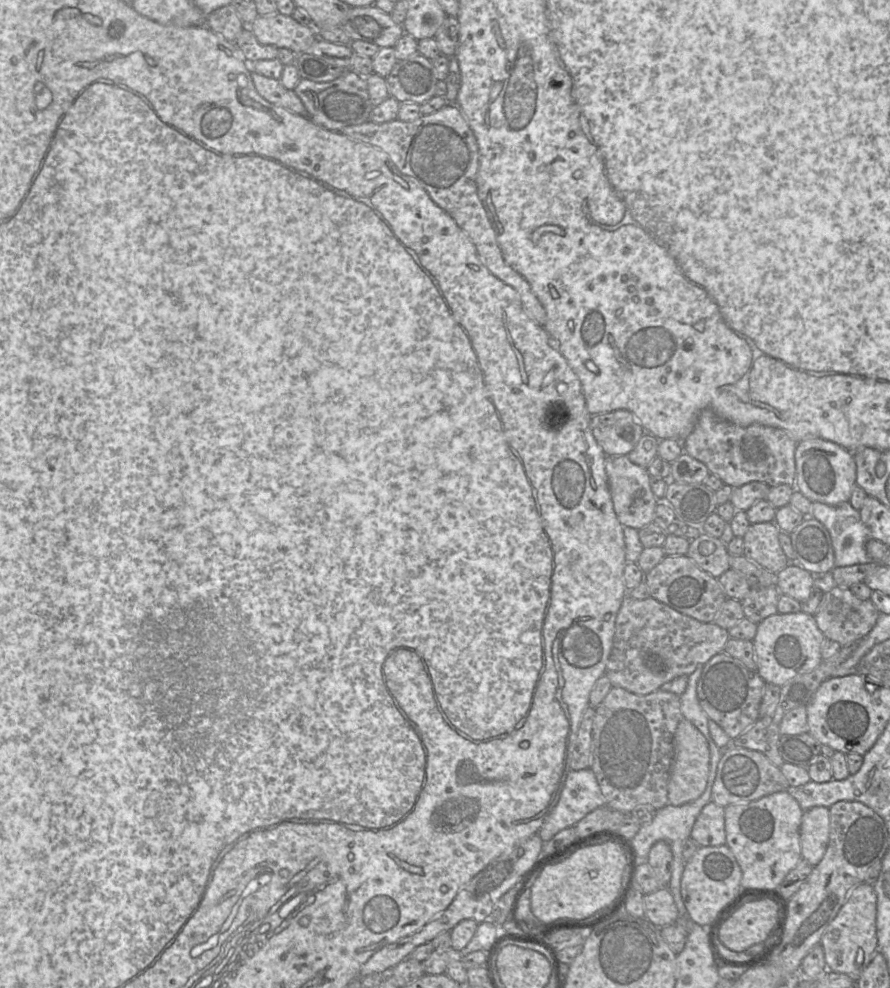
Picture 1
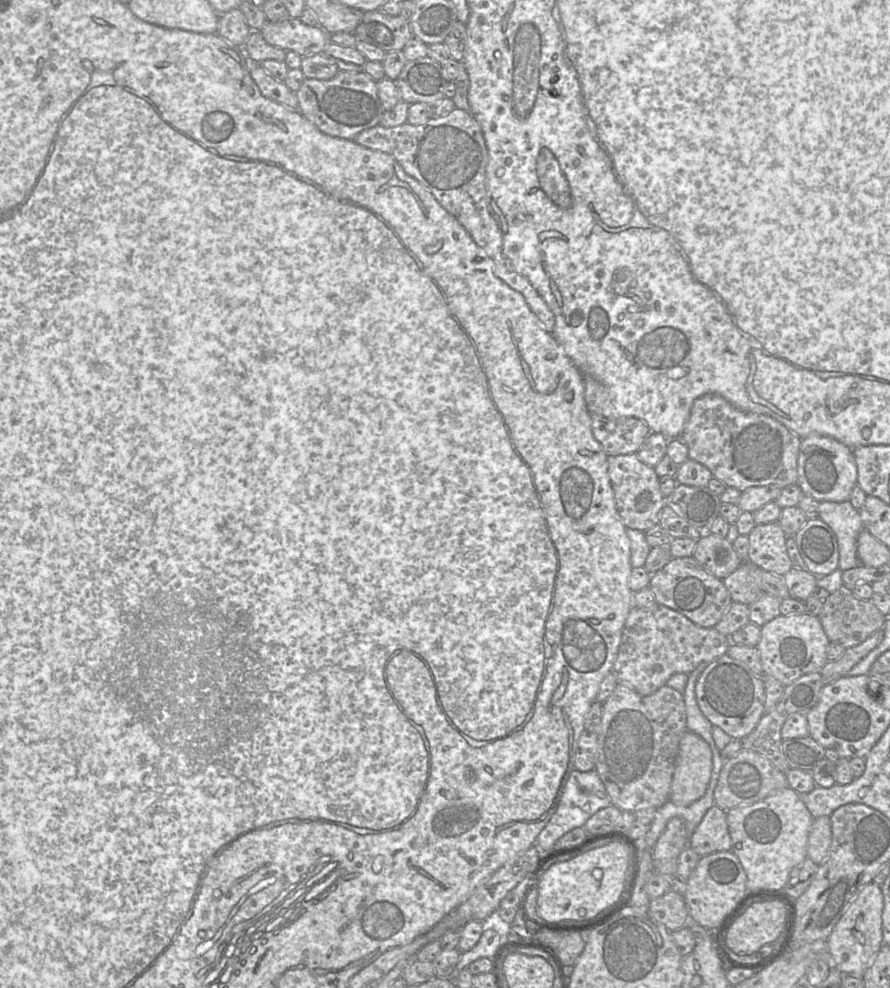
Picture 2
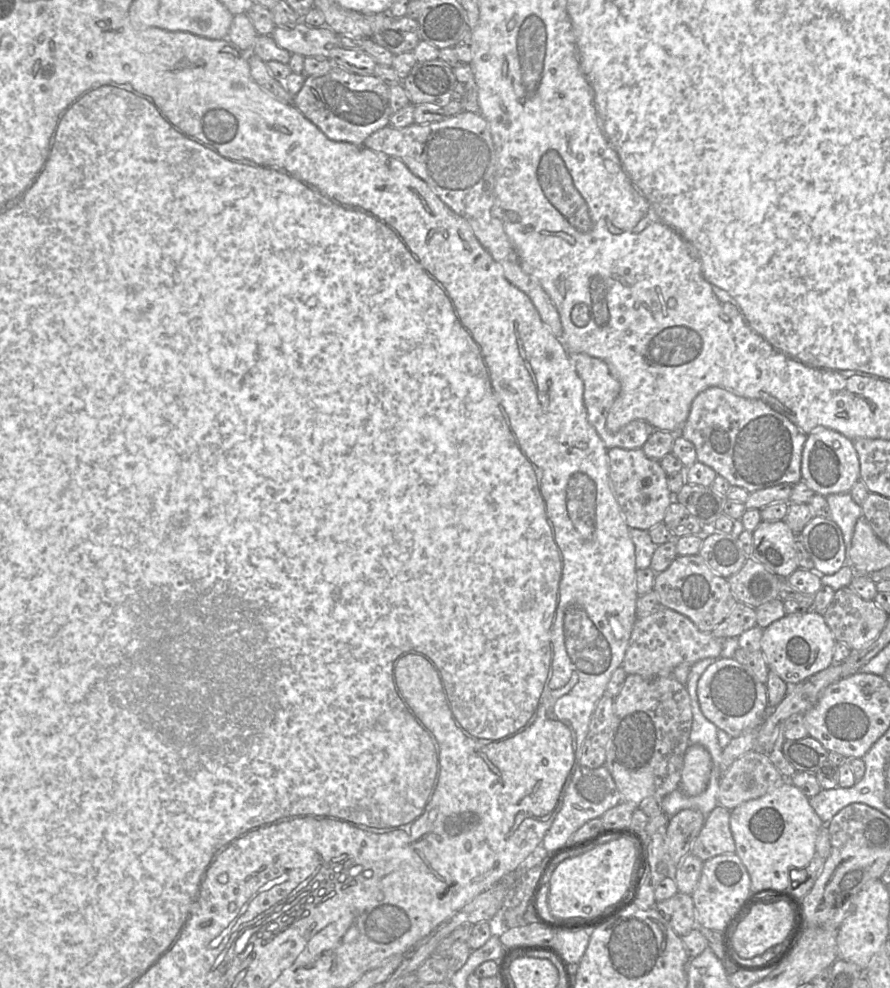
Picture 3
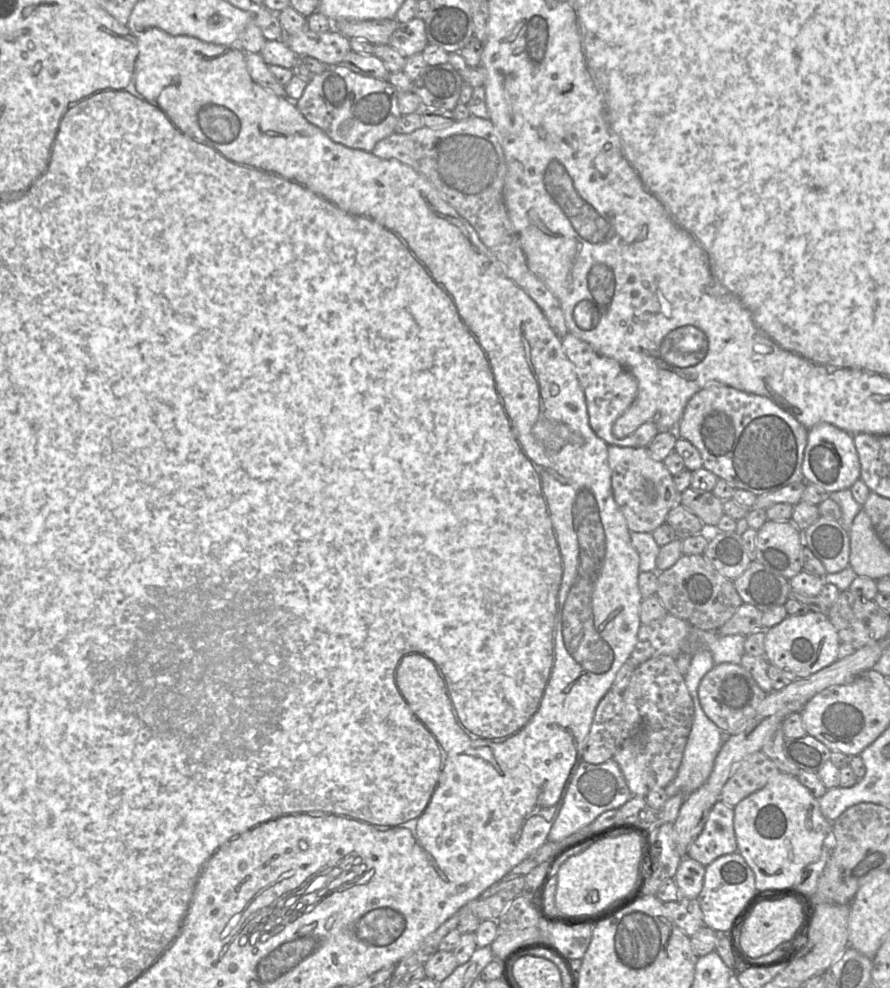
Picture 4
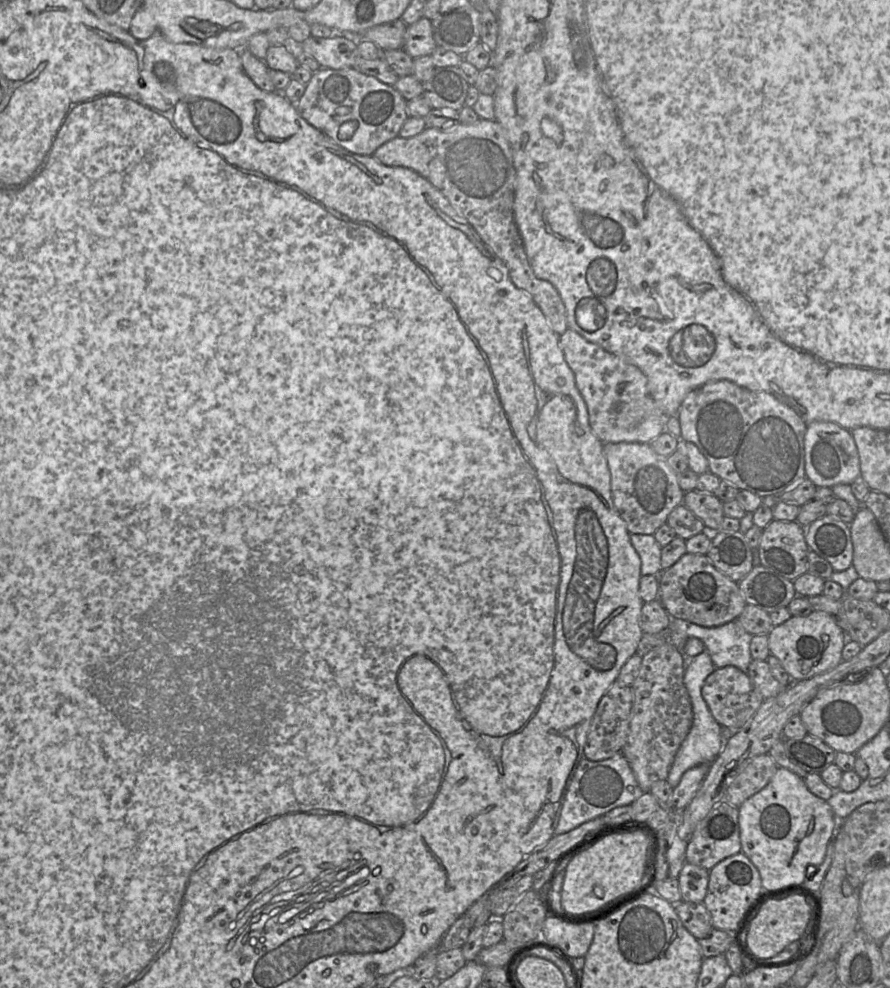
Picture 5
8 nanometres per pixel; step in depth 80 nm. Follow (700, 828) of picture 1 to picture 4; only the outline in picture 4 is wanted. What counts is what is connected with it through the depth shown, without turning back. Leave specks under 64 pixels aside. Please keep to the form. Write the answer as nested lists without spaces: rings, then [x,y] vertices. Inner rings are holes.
[[[721,800],[712,807],[703,830],[687,849],[687,857],[708,866],[717,858],[737,852],[734,807]]]

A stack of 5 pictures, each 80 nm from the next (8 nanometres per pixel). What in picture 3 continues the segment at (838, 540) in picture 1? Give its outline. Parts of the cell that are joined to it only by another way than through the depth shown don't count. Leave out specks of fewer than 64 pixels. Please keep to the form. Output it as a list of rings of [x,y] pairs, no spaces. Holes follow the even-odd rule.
[[[849,492],[824,497],[827,499],[830,508],[829,518],[839,526],[848,555],[855,524],[858,518],[863,515],[862,507],[855,503]]]

